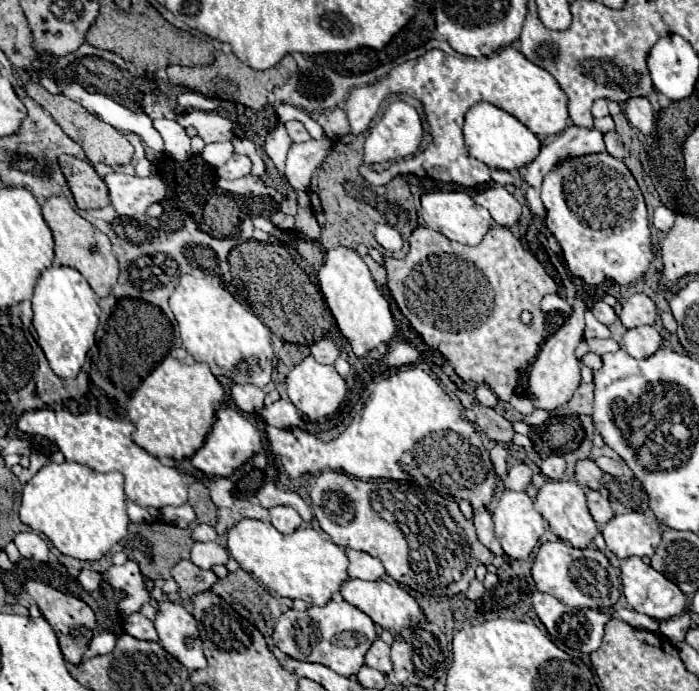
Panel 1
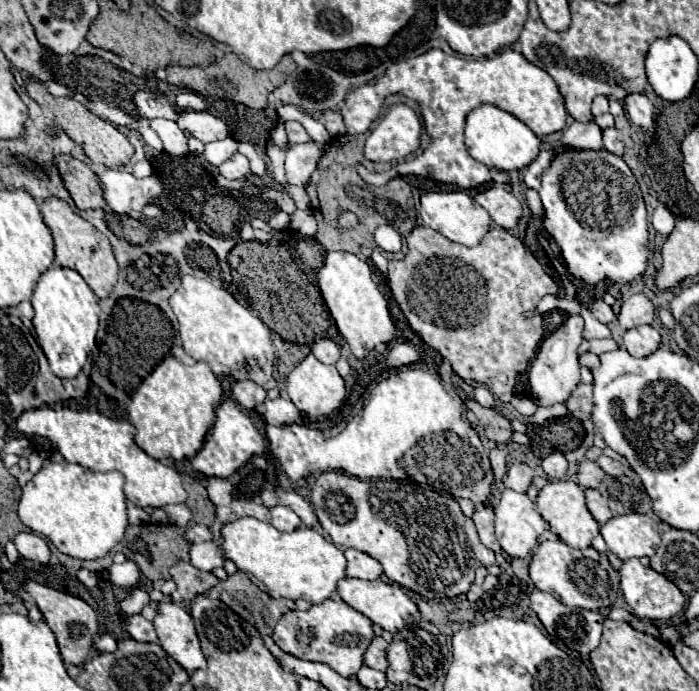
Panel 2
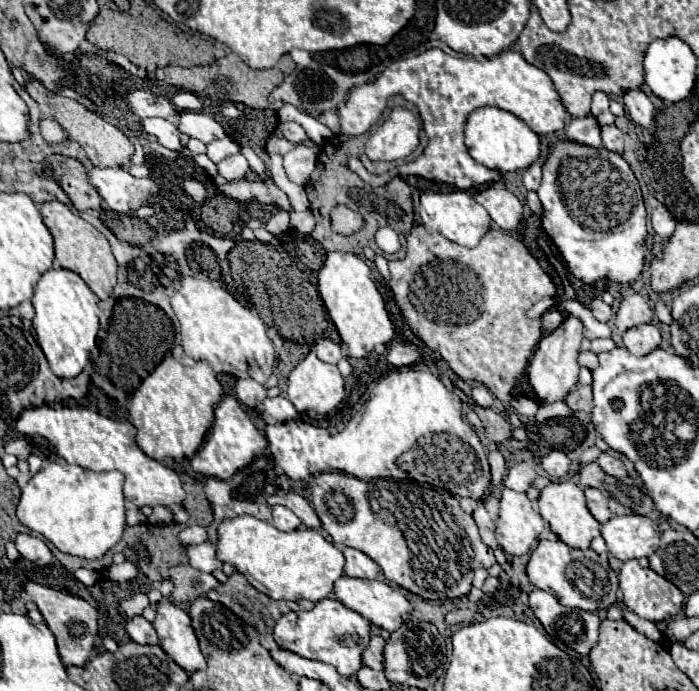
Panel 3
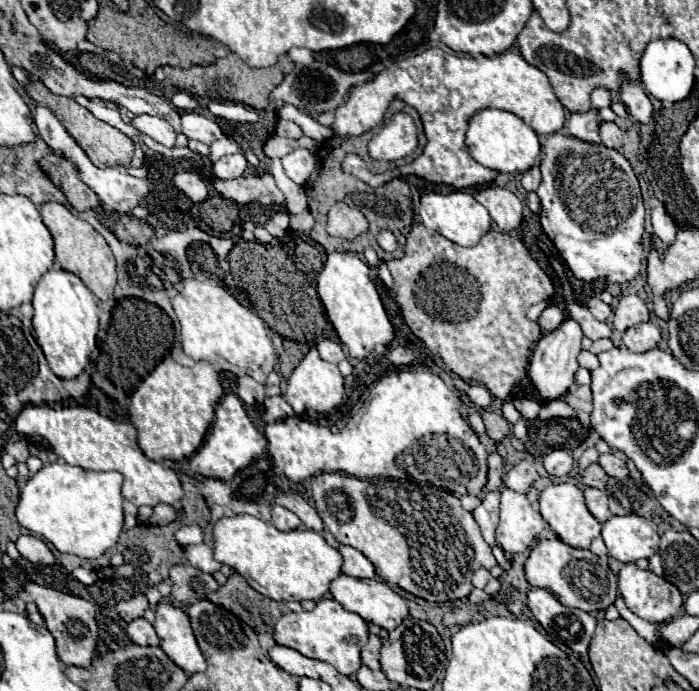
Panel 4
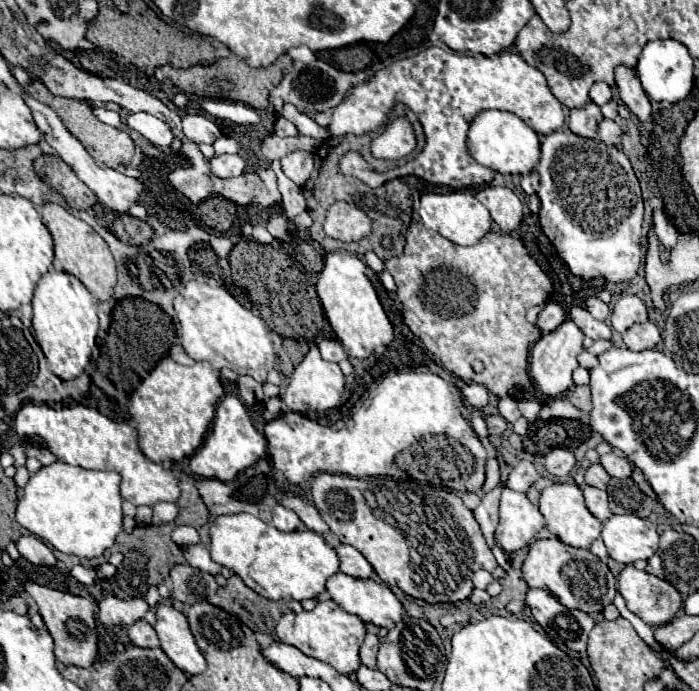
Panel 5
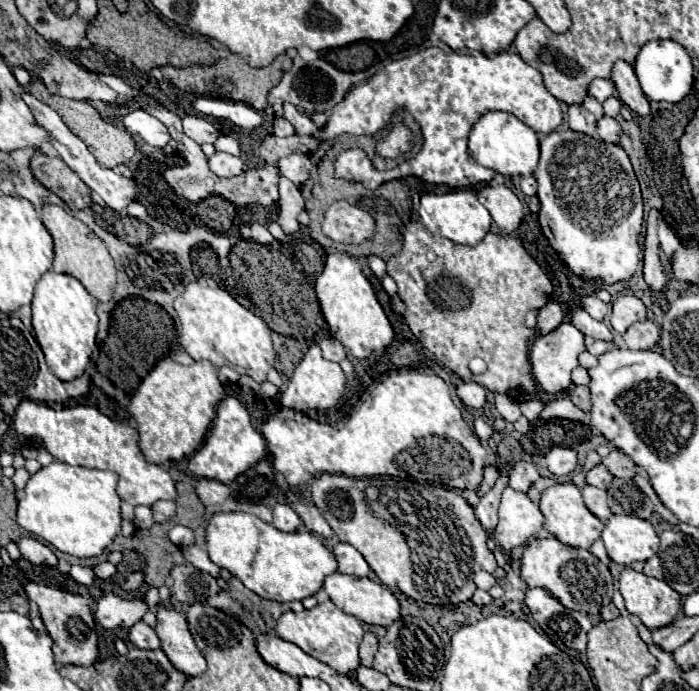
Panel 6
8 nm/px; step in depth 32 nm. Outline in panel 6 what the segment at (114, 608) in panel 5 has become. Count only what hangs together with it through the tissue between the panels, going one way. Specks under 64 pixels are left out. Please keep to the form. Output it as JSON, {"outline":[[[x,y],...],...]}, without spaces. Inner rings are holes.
{"outline":[[[104,594],[96,602],[94,618],[104,628],[132,628],[148,612],[146,602],[142,600],[124,600],[116,594]]]}

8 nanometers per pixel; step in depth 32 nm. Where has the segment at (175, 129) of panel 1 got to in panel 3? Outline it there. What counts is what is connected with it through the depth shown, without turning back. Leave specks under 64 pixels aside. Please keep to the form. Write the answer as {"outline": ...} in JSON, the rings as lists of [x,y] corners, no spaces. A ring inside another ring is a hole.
{"outline":[[[142,118],[142,120],[138,120],[138,126],[142,132],[152,134],[166,148],[170,148],[170,150],[182,148],[180,130],[174,124],[170,124],[168,120],[164,120],[164,118]]]}

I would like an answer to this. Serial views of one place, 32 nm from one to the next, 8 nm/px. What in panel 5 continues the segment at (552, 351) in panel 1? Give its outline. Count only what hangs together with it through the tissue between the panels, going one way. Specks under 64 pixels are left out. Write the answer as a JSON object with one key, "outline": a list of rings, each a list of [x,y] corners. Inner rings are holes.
{"outline":[[[564,322],[556,330],[540,336],[532,348],[530,354],[530,376],[534,384],[546,394],[546,396],[558,396],[566,392],[574,382],[572,382],[572,372],[578,368],[578,354],[584,350],[582,346],[584,334],[574,322]]]}

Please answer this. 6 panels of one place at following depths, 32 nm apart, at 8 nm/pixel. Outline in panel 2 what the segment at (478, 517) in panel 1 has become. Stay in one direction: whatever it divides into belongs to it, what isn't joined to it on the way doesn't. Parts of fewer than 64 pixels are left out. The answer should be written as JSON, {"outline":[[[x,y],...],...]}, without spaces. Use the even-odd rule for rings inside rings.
{"outline":[[[482,504],[480,508],[476,508],[472,520],[478,528],[478,536],[480,536],[482,544],[488,546],[494,552],[502,552],[498,540],[494,538],[494,506],[492,504]]]}

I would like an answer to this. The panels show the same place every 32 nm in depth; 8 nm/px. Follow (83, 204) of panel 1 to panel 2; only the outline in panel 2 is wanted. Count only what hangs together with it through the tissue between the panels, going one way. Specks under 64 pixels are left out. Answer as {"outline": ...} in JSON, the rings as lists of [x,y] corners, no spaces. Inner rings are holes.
{"outline":[[[64,154],[54,156],[52,162],[58,168],[58,174],[62,176],[62,182],[78,210],[106,206],[100,186],[96,184],[96,176],[92,176],[92,170],[84,162]]]}

